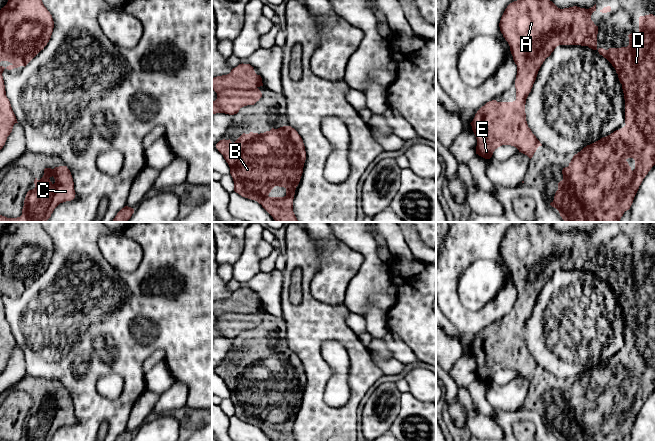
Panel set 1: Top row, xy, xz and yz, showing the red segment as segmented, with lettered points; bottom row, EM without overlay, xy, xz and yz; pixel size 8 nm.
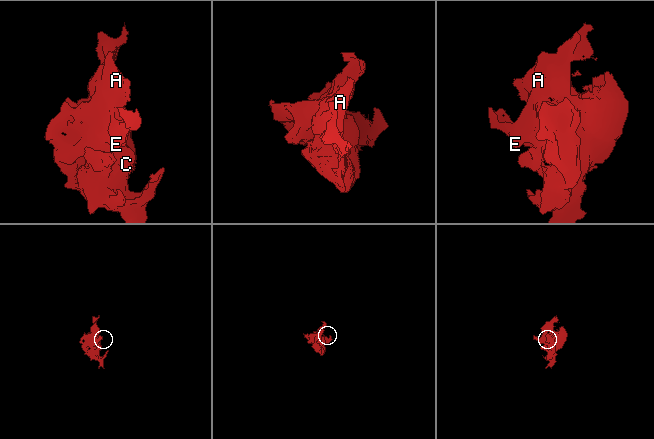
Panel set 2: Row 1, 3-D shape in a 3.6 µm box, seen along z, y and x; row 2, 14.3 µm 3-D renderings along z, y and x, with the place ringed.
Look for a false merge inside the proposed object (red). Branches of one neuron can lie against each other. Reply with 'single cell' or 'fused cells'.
single cell

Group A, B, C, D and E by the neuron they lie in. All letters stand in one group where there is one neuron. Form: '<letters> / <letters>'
A B C D E

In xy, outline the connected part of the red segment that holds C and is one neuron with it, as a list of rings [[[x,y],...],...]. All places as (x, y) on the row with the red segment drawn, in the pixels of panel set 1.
[[[59,166],[54,169],[45,168],[43,177],[40,180],[35,178],[34,184],[35,188],[26,194],[22,215],[17,218],[7,218],[0,215],[0,222],[47,222],[60,203],[75,198],[73,178],[67,166]]]

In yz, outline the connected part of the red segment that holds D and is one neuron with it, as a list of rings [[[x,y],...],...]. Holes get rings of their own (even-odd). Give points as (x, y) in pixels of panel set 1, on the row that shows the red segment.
[[[517,0],[510,3],[501,17],[499,27],[510,46],[513,60],[517,65],[516,100],[513,102],[489,101],[477,111],[470,123],[477,139],[476,154],[479,156],[490,159],[498,147],[511,145],[531,159],[537,148],[542,144],[528,127],[525,104],[545,59],[559,45],[581,45],[597,50],[612,64],[622,84],[626,125],[584,147],[573,156],[569,166],[563,168],[563,180],[558,183],[558,190],[550,205],[559,211],[564,222],[620,222],[624,212],[630,209],[643,179],[655,165],[655,16],[649,14],[639,17],[638,43],[633,40],[633,34],[631,33],[628,35],[629,45],[627,47],[605,50],[597,48],[598,26],[591,20],[594,11],[596,11],[596,4],[589,9],[577,6],[560,9],[550,0]],[[628,158],[635,160],[633,171],[626,161]]]

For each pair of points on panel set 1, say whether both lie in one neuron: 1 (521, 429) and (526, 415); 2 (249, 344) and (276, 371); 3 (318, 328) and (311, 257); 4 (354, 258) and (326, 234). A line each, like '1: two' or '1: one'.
1: two
2: one
3: one
4: one

